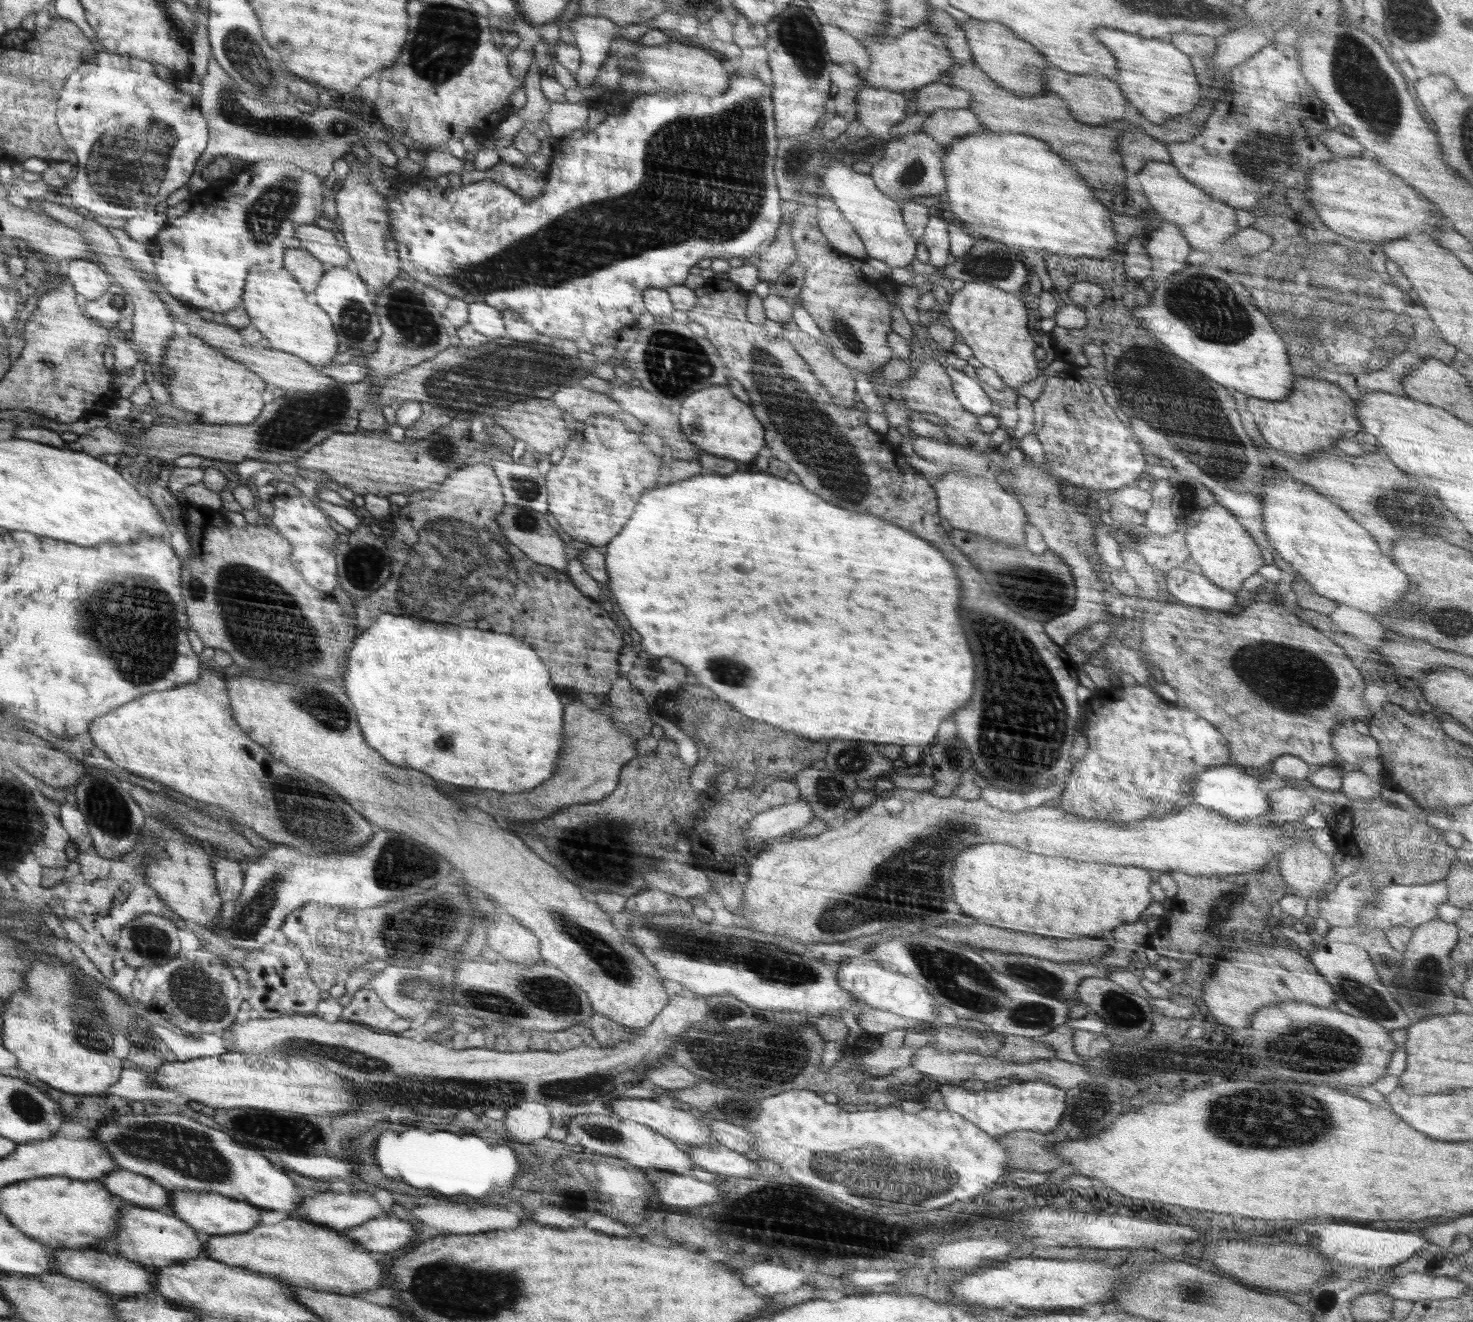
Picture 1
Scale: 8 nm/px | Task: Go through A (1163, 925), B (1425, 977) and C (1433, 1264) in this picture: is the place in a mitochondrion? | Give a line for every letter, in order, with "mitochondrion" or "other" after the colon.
A: other
B: mitochondrion
C: other

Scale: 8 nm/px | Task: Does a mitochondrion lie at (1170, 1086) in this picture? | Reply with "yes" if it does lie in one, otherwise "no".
no

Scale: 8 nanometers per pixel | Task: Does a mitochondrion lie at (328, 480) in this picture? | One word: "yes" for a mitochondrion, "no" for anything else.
no

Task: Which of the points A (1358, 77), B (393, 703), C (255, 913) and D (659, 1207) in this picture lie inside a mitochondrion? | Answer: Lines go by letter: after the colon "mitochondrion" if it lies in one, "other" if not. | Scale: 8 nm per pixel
A: mitochondrion
B: other
C: mitochondrion
D: other

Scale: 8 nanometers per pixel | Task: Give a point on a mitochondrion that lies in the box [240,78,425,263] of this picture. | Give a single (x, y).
(278, 198)

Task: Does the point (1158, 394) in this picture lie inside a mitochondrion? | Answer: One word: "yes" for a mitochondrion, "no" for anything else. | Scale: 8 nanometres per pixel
yes

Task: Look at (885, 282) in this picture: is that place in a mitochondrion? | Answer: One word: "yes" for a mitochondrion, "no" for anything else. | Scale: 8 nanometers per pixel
no

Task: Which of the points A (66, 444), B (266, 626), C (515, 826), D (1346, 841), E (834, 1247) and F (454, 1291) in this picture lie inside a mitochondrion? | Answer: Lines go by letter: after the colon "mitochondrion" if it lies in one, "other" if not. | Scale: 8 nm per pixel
A: other
B: mitochondrion
C: other
D: other
E: other
F: mitochondrion

